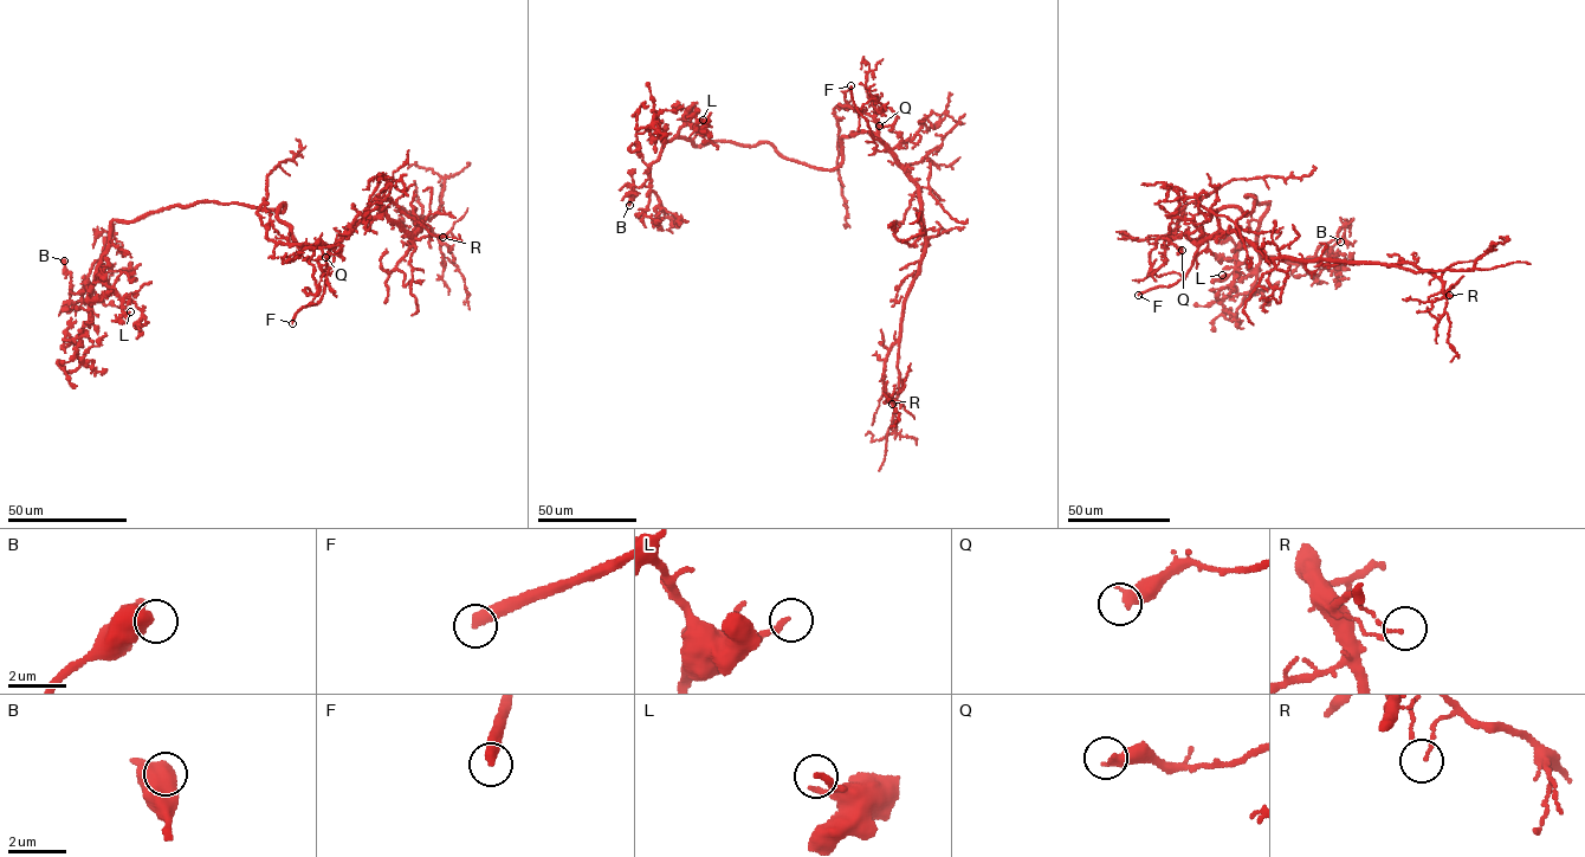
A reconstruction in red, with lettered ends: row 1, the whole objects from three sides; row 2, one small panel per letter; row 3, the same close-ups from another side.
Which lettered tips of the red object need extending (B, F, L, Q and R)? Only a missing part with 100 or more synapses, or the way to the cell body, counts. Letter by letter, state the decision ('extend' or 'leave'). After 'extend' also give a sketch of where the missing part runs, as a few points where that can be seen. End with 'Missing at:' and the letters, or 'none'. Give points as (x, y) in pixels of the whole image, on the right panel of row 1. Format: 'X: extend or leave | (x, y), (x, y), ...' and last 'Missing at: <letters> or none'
B: leave
F: extend | (1138, 295), (1114, 301), (1111, 292), (1102, 292), (1091, 284), (1086, 279), (1089, 277)
L: leave
Q: leave
R: leave
Missing at: F

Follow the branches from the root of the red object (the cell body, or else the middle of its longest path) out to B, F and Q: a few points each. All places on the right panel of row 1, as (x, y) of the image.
B: (1202, 233), (1222, 208), (1253, 211), (1247, 194), (1268, 203), (1262, 258), (1318, 275), (1340, 242)
F: (1202, 233), (1191, 243), (1197, 251), (1184, 277), (1169, 288), (1159, 285), (1138, 295)
Q: (1202, 233), (1192, 240), (1184, 234), (1163, 238), (1182, 250)

